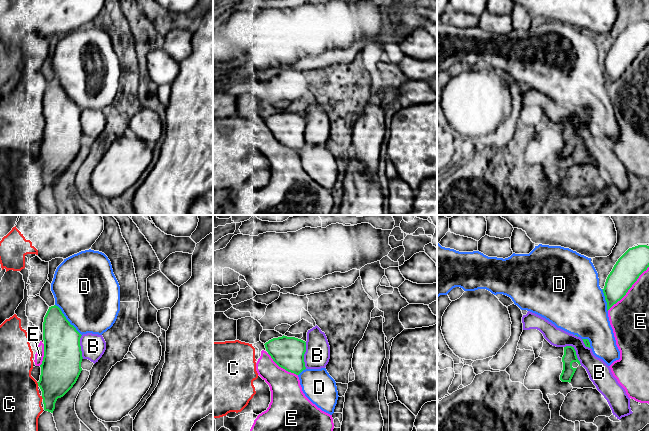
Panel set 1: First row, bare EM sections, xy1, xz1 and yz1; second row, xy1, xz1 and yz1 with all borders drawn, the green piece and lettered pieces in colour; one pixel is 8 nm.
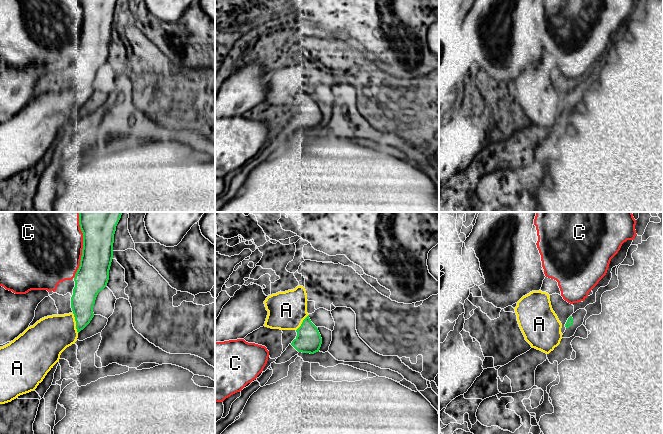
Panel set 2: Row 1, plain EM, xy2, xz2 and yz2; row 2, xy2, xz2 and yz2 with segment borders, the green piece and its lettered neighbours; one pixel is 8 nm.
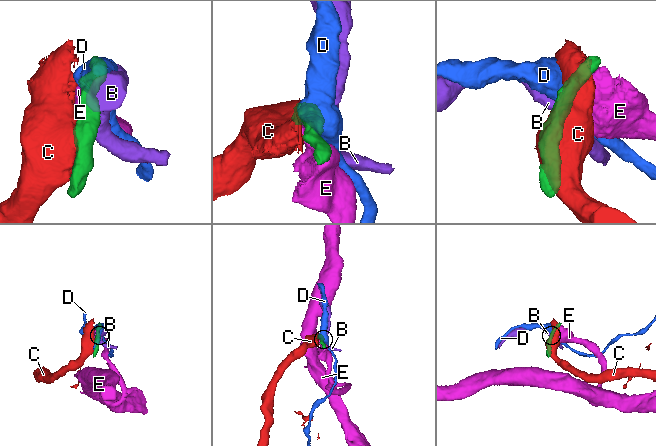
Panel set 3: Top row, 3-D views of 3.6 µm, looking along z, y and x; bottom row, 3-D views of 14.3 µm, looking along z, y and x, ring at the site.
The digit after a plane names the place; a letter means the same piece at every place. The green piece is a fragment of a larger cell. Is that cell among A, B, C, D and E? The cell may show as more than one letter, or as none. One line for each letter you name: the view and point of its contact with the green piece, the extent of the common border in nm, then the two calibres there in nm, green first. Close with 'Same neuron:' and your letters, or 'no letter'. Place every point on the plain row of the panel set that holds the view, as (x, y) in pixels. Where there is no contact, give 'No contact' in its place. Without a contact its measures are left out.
A: Touches green at xy2 (76, 99). Shared border 170 nm. Thickness 190 nm (green) against 320 nm
Same neuron: A

